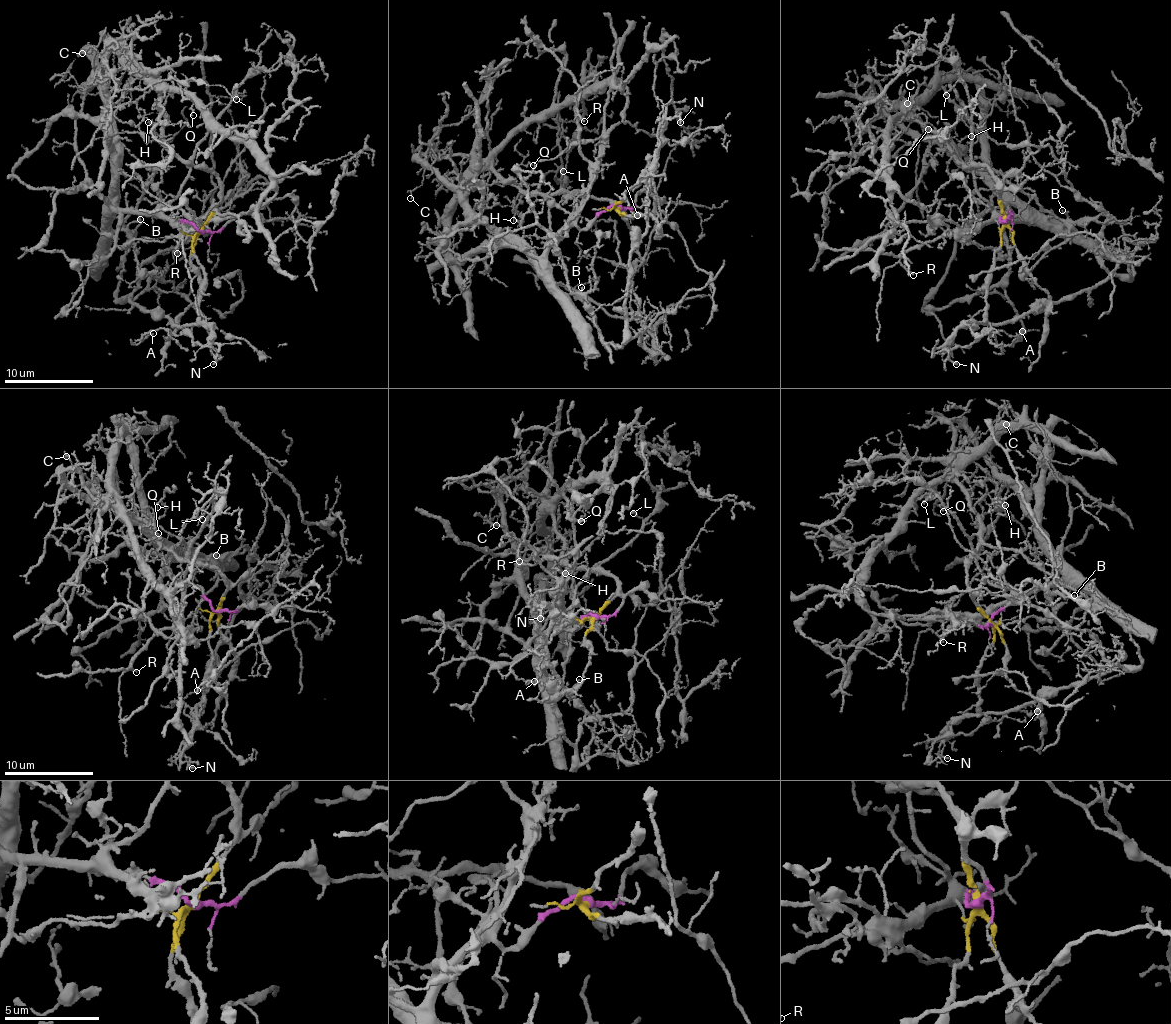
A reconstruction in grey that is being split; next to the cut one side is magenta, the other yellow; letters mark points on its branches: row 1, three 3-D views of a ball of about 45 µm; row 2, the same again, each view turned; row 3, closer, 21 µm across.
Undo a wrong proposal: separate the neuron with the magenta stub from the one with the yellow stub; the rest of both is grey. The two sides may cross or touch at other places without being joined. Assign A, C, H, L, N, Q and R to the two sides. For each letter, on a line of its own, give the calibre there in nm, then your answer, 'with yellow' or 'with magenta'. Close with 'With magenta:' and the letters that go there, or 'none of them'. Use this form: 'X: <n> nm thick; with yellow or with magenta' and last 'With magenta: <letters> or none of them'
A: 130 nm thick; with yellow
C: 100 nm thick; with magenta
H: 100 nm thick; with magenta
L: 170 nm thick; with magenta
N: 180 nm thick; with yellow
Q: 130 nm thick; with yellow
R: 160 nm thick; with magenta
With magenta: C, H, L, R

